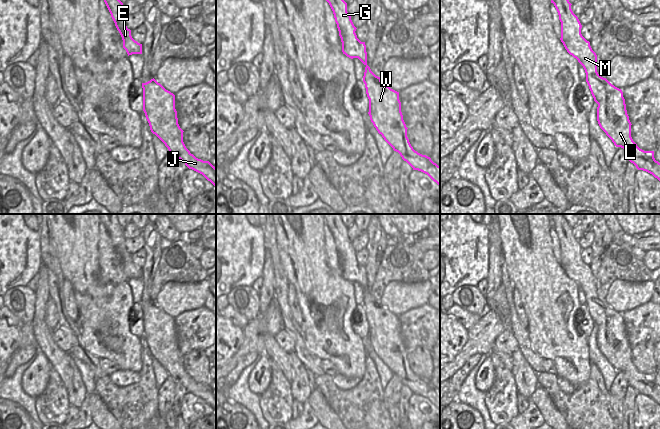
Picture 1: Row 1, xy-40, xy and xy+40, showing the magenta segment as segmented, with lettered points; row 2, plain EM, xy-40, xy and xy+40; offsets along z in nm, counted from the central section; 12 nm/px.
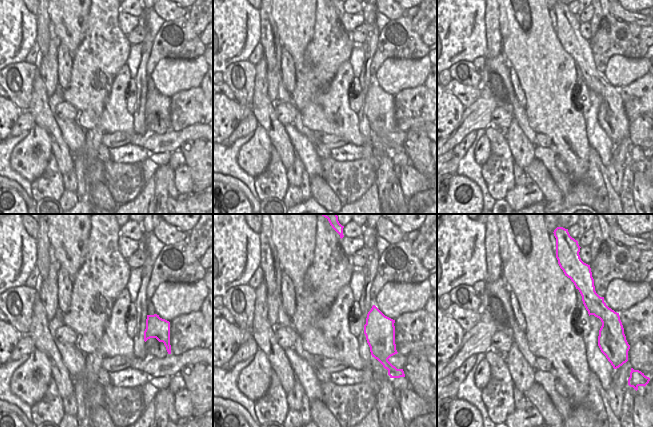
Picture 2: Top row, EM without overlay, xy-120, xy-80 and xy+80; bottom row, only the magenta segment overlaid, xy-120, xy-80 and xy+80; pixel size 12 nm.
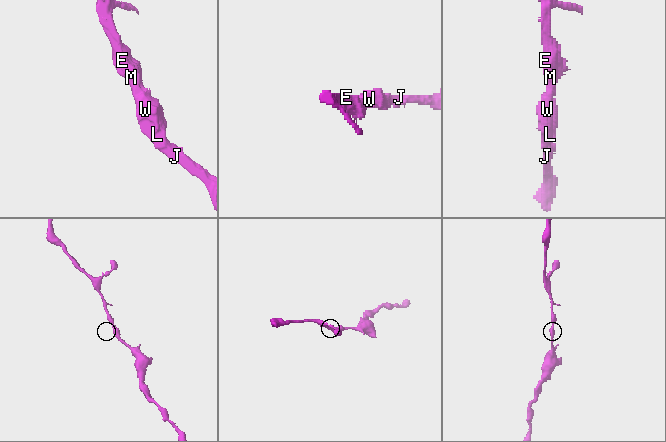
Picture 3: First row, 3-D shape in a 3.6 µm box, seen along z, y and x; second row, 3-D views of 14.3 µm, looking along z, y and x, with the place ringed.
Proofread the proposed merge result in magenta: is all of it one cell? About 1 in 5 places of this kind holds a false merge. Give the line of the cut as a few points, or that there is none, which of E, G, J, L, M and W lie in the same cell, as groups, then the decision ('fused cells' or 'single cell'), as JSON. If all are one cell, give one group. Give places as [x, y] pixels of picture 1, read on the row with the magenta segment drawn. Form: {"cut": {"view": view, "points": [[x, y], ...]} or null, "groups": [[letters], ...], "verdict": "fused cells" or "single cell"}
{"cut": null, "groups": [["E", "G", "J", "L", "M", "W"]], "verdict": "single cell"}

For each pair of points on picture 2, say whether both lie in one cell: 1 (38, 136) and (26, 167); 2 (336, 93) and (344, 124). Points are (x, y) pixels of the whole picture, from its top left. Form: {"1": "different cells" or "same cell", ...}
{"1": "same cell", "2": "same cell"}

